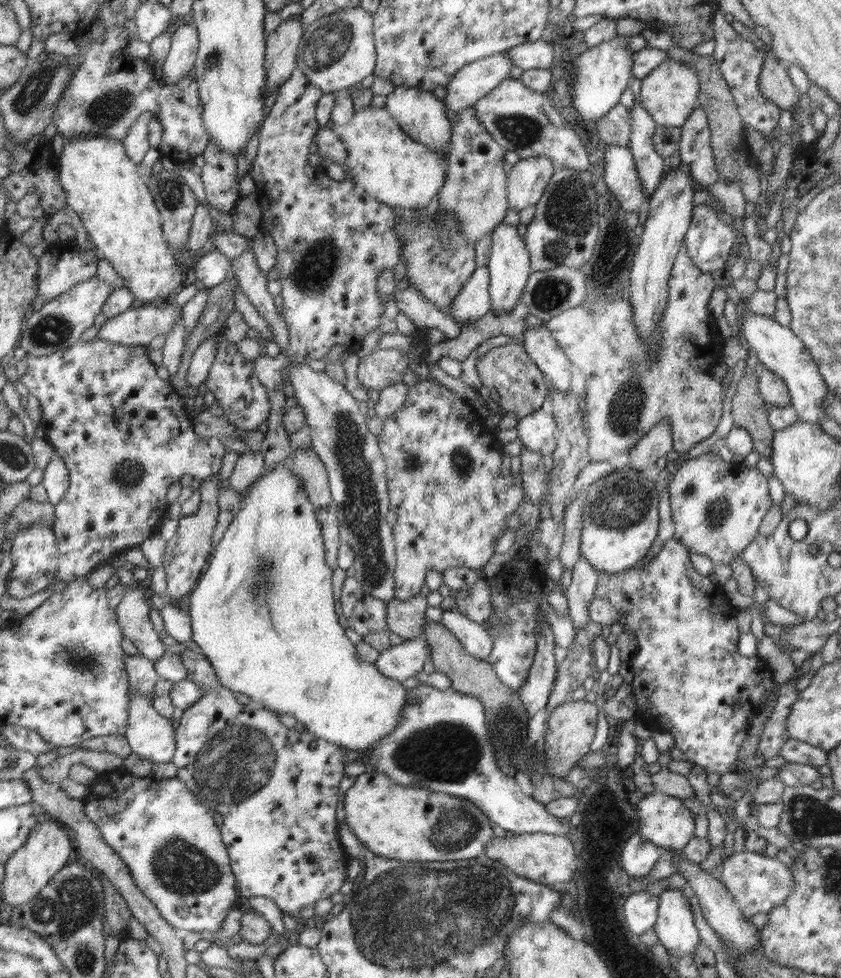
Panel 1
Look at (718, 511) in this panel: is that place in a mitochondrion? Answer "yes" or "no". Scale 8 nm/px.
yes

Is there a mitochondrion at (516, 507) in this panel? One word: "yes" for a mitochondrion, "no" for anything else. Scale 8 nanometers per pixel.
no

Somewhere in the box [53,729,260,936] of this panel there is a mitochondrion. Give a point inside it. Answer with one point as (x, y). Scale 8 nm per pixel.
(179, 866)

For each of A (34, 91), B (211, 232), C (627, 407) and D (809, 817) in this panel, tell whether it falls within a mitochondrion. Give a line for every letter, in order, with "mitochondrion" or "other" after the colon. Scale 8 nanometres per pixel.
A: mitochondrion
B: other
C: mitochondrion
D: mitochondrion

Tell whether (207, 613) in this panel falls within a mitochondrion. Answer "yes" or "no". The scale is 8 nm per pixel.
no

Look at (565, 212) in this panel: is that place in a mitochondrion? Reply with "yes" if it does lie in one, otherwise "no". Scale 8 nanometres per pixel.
yes

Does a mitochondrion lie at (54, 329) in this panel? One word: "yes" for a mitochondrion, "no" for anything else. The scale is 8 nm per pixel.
yes

